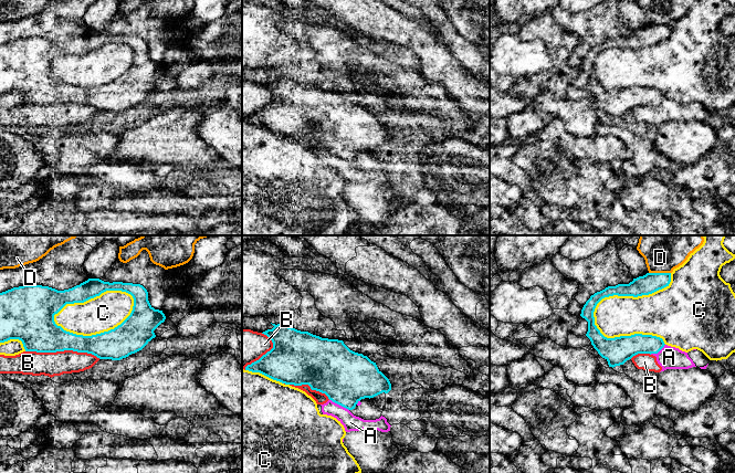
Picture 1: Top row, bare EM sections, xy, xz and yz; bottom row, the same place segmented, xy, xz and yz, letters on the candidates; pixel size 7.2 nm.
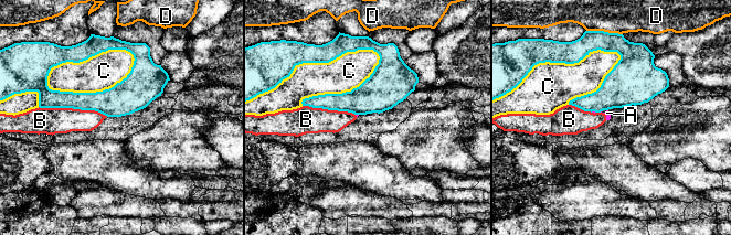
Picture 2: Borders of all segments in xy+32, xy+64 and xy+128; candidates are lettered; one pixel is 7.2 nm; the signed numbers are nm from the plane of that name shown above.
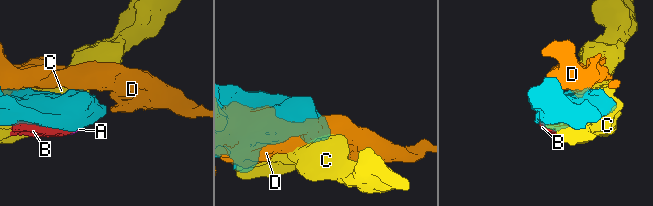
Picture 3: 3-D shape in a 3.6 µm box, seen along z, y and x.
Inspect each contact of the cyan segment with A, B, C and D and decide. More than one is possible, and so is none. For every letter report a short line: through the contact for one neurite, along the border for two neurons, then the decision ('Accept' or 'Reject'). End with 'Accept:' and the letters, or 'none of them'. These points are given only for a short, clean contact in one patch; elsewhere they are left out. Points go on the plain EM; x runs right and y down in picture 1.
A: Reject
B: Reject
C: Reject
D: Reject
Accept: none of them

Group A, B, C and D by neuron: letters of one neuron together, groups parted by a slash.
A B / C / D

